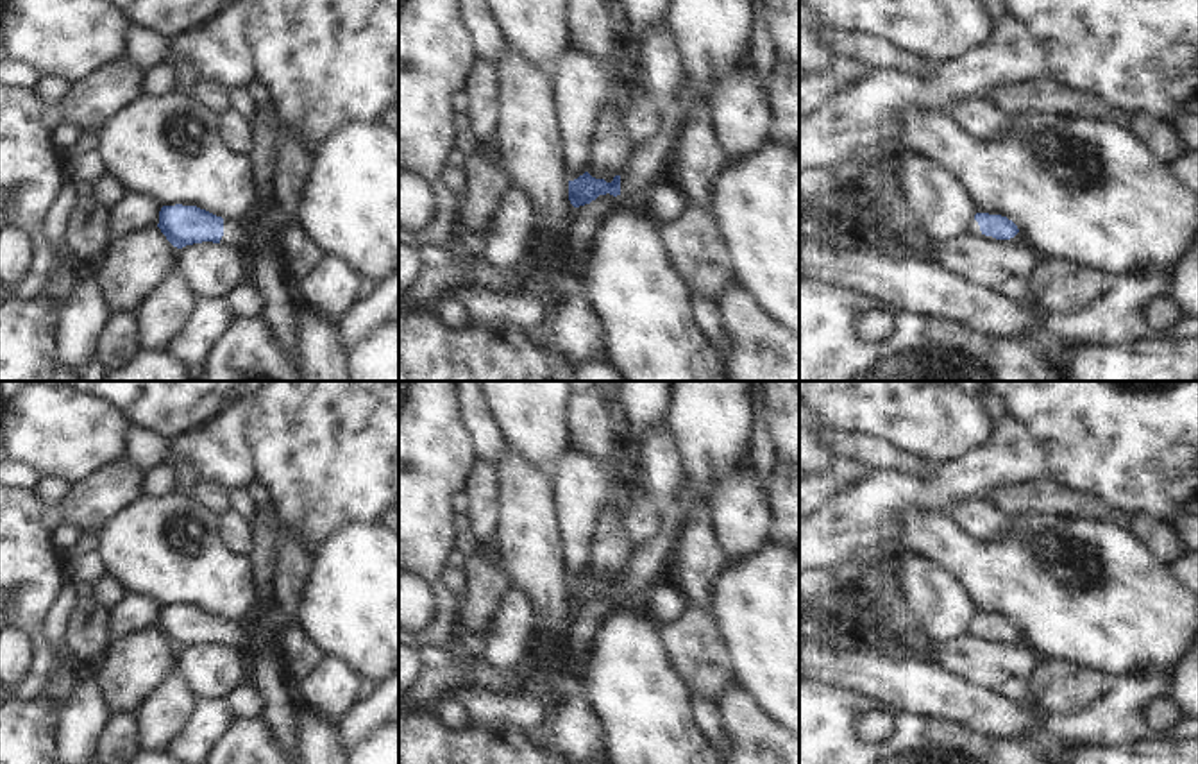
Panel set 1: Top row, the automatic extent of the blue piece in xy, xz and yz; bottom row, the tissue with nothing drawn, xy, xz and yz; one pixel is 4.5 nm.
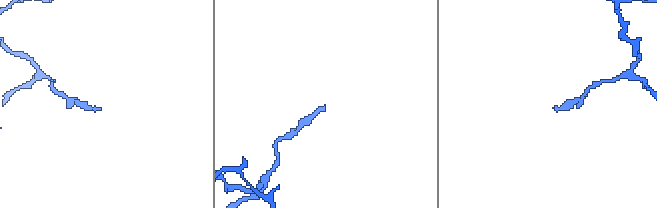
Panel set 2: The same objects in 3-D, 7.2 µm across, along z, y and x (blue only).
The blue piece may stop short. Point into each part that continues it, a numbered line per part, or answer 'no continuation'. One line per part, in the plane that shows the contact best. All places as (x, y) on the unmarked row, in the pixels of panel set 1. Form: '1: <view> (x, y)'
1: yz (975, 632)

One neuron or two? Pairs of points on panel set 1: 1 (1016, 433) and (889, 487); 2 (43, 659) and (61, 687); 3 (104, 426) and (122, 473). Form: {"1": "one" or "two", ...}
{"1": "one", "2": "two", "3": "two"}

